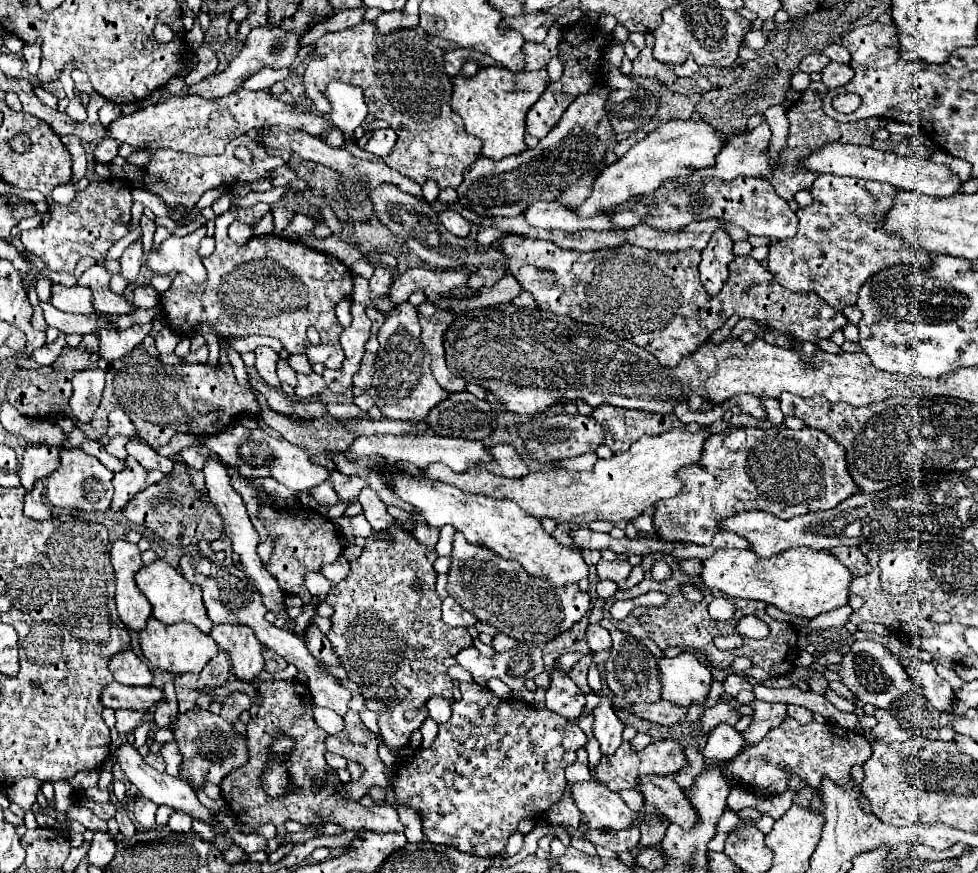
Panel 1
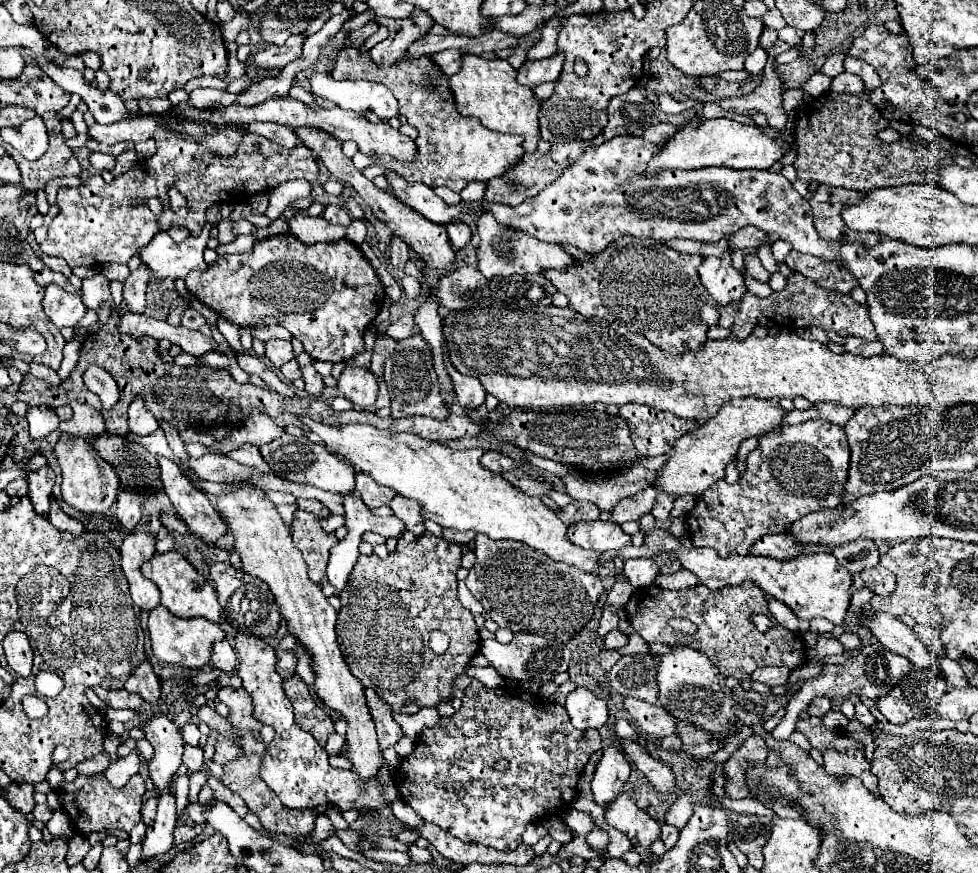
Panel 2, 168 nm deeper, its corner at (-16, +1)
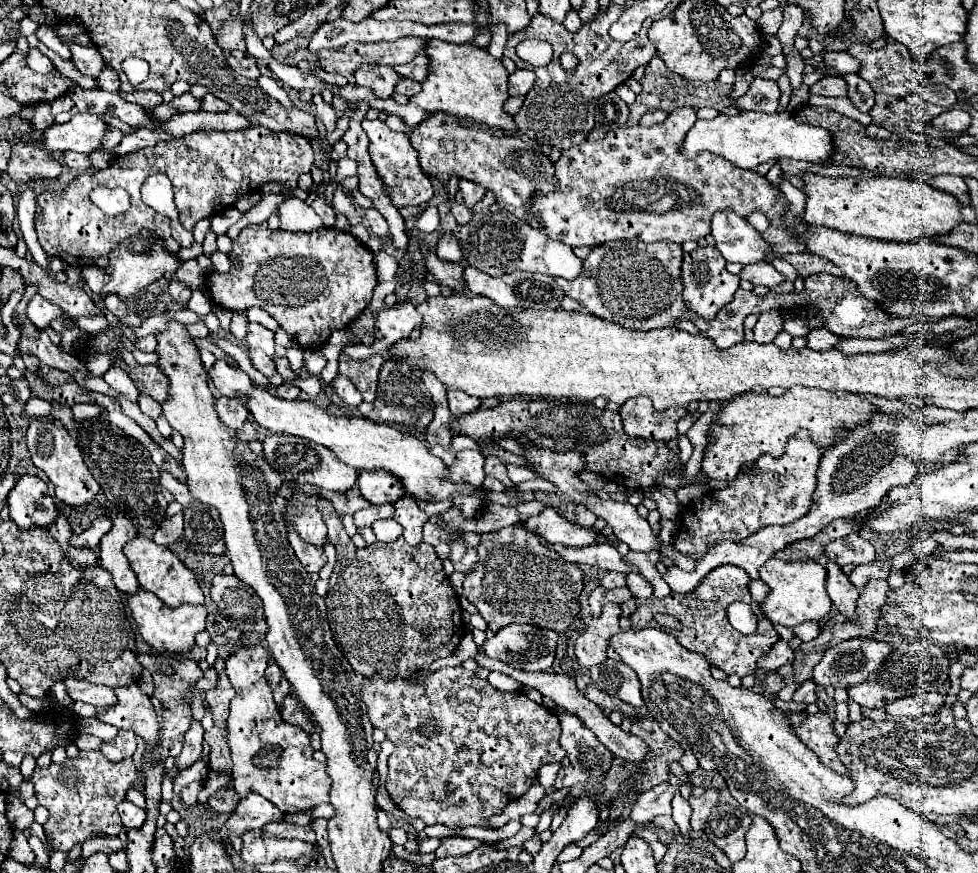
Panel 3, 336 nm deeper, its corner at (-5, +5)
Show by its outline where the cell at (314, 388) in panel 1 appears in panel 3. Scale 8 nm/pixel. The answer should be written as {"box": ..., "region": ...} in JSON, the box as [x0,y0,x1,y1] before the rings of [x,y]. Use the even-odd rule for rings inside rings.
{"box":[273,357,297,381],"region":[[[273,357],[273,361],[275,361],[275,369],[277,369],[277,373],[285,379],[285,381],[293,381],[297,375],[291,371],[291,367],[289,367],[289,361],[287,361],[287,357]]]}

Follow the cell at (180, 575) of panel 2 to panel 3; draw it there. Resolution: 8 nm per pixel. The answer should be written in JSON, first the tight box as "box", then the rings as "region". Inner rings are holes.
{"box":[123,535,203,607],"region":[[[137,535],[135,539],[131,539],[125,547],[123,547],[123,553],[127,555],[129,563],[131,563],[131,569],[135,571],[137,575],[137,581],[139,585],[145,589],[145,591],[151,591],[155,593],[165,605],[169,607],[179,607],[183,603],[189,603],[189,605],[201,605],[203,603],[203,591],[193,575],[193,571],[189,571],[167,547],[163,545],[157,545],[153,539],[149,537],[143,537],[143,535]]]}

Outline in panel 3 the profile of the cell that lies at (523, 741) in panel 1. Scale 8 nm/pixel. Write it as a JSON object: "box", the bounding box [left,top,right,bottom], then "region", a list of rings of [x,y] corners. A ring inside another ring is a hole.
{"box":[361,667,565,827],"region":[[[465,667],[417,671],[409,679],[393,681],[383,681],[375,673],[365,679],[361,695],[371,725],[385,731],[387,739],[395,745],[395,751],[389,755],[389,797],[403,813],[409,817],[421,817],[427,825],[487,827],[489,817],[499,815],[511,799],[521,797],[537,781],[541,765],[565,759],[565,751],[559,745],[561,725],[551,709],[537,705],[521,691],[499,691]]]}

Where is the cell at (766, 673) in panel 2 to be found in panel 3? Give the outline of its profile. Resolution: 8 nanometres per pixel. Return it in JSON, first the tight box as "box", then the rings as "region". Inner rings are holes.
{"box":[759,639,795,671],"region":[[[779,639],[775,645],[773,645],[773,649],[765,655],[765,657],[761,657],[761,661],[759,661],[759,669],[767,669],[767,671],[777,671],[779,667],[783,667],[783,665],[787,665],[787,663],[793,663],[793,659],[795,659],[795,653],[793,653],[793,649],[789,647],[789,643],[785,641],[785,639]]]}

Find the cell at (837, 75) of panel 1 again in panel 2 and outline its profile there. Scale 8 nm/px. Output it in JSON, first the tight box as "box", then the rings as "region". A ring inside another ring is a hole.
{"box":[832,73,864,95],"region":[[[840,73],[840,77],[832,79],[832,91],[836,93],[850,93],[850,95],[860,95],[864,91],[864,83],[860,81],[860,77],[852,75],[852,73]]]}

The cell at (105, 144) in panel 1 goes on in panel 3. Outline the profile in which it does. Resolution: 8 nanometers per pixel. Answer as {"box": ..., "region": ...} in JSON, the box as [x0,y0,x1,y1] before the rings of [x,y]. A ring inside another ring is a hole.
{"box":[65,151,91,171],"region":[[[69,151],[65,153],[65,165],[73,171],[91,171],[91,161],[87,155],[83,153],[75,153],[75,151]]]}

